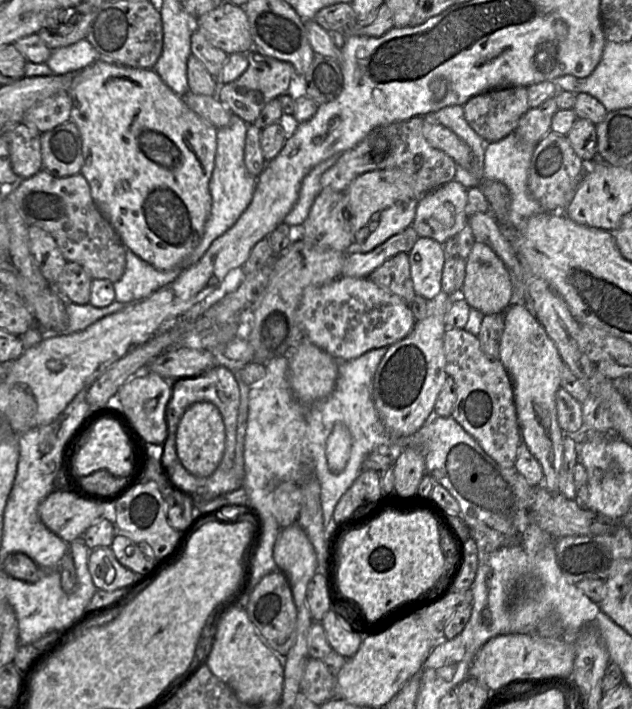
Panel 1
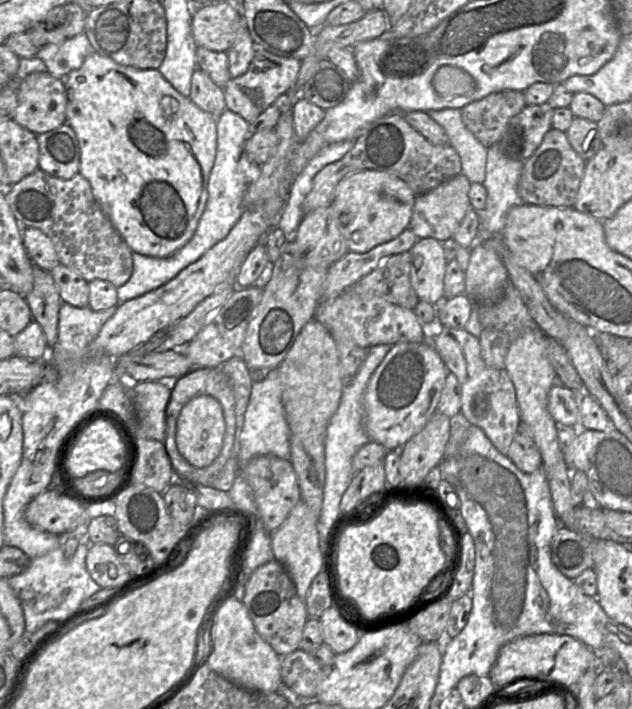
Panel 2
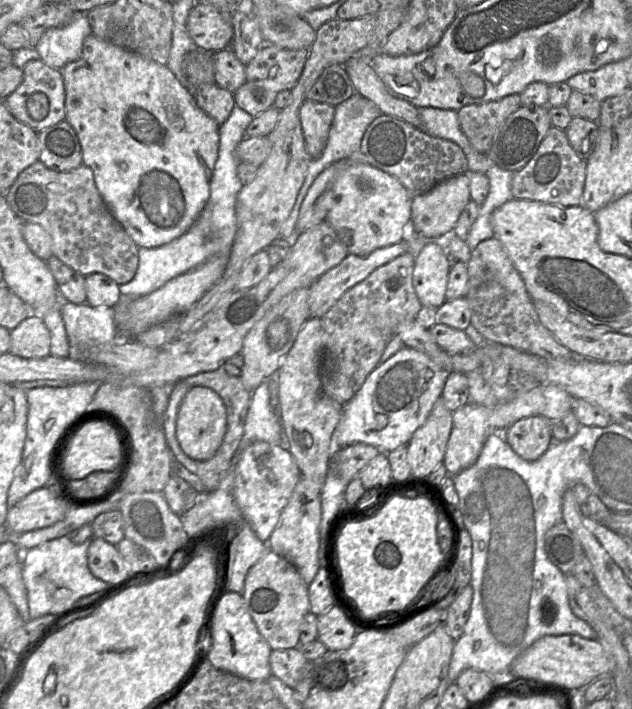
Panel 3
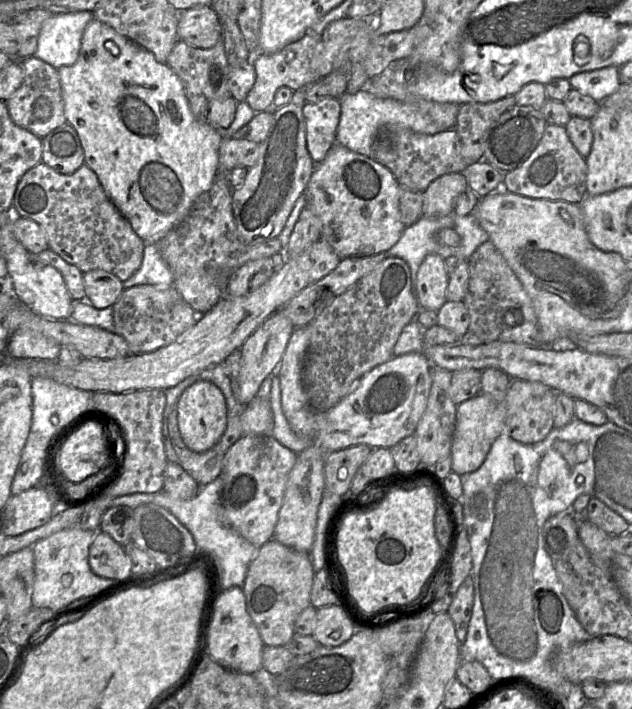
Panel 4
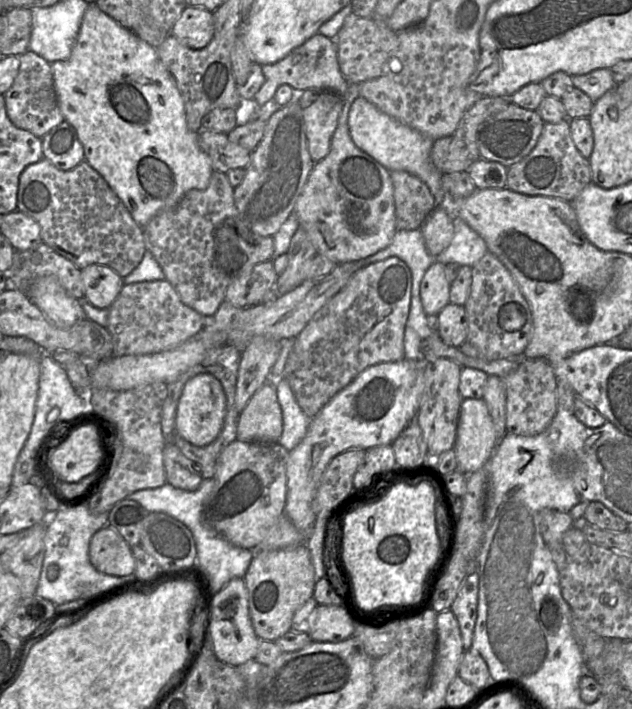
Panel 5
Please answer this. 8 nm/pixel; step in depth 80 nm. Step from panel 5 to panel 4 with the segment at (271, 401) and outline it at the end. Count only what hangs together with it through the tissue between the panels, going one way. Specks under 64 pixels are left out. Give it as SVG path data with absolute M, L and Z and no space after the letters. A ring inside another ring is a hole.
M256 396L245 405L241 416L243 435L271 435L274 427L274 416L269 399Z

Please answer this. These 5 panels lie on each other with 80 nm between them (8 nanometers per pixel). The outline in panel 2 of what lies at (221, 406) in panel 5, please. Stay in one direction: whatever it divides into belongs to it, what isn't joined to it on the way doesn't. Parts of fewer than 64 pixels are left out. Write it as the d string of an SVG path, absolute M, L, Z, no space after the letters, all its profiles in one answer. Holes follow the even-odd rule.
M200 395L191 399L181 410L176 426L176 445L181 456L193 467L204 468L219 456L226 426L221 404L213 397Z

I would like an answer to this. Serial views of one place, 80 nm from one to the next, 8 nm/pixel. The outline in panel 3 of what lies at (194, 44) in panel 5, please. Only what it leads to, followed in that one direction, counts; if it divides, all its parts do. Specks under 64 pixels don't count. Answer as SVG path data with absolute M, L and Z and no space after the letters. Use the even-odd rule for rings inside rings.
M210 4L194 5L188 16L187 29L194 44L208 51L228 48L234 36L232 20Z

